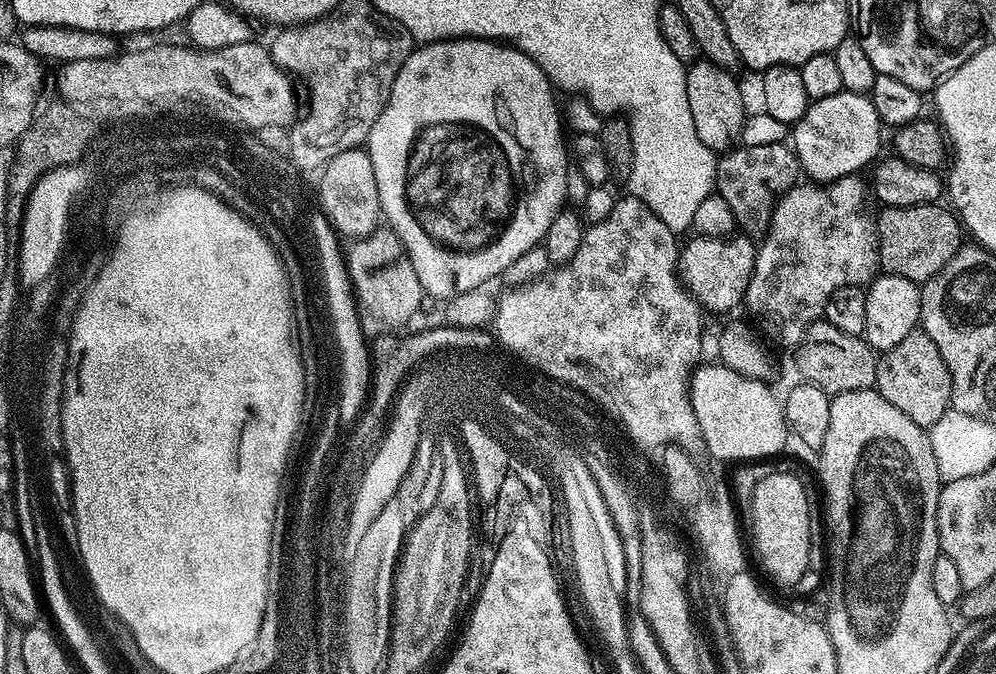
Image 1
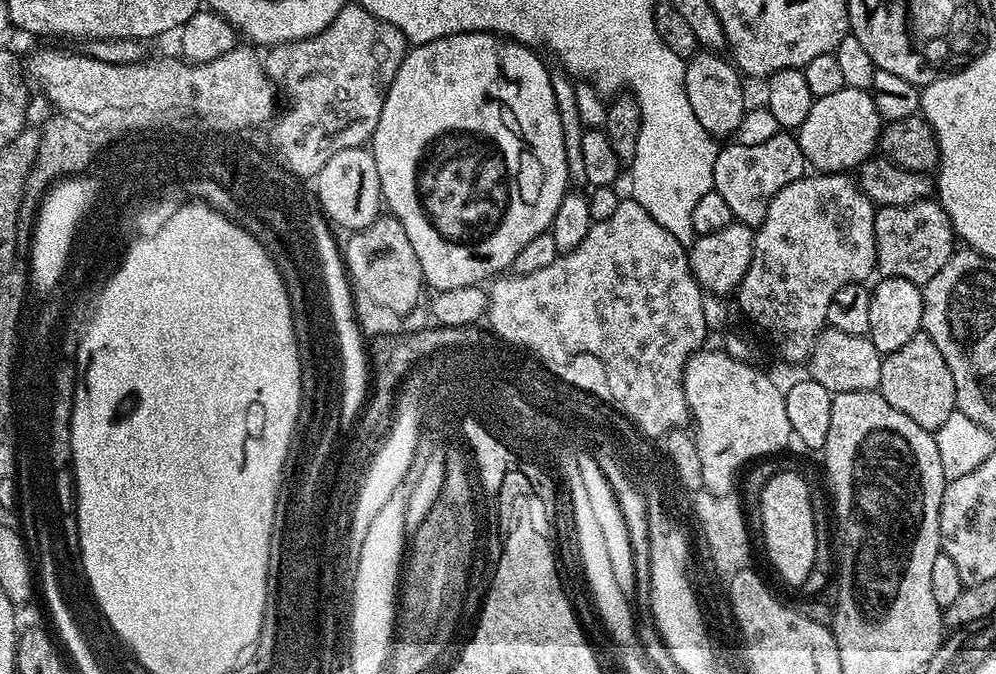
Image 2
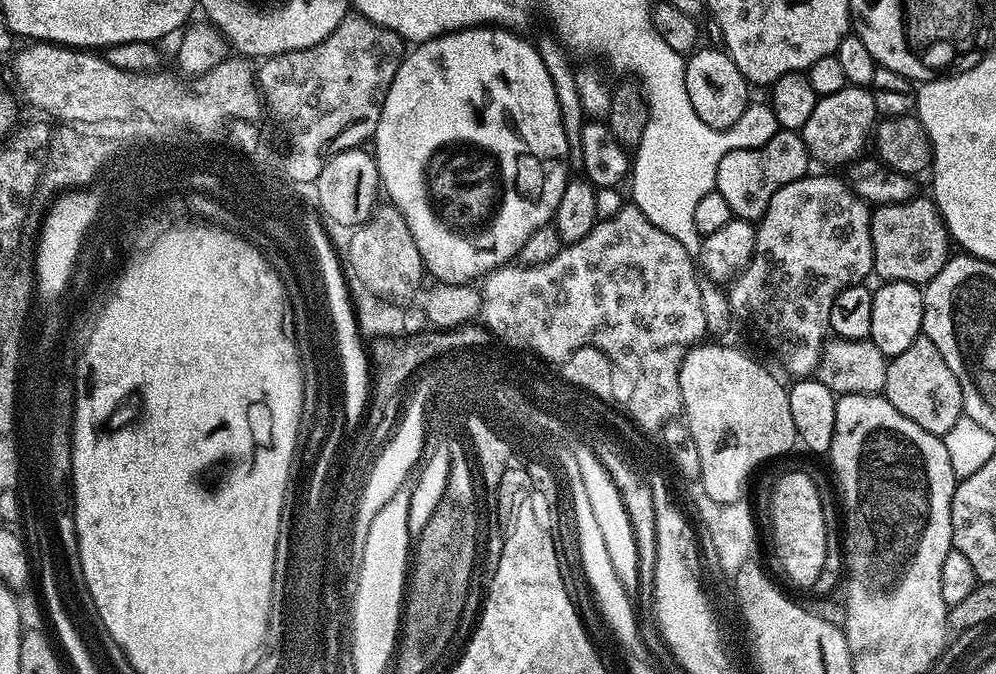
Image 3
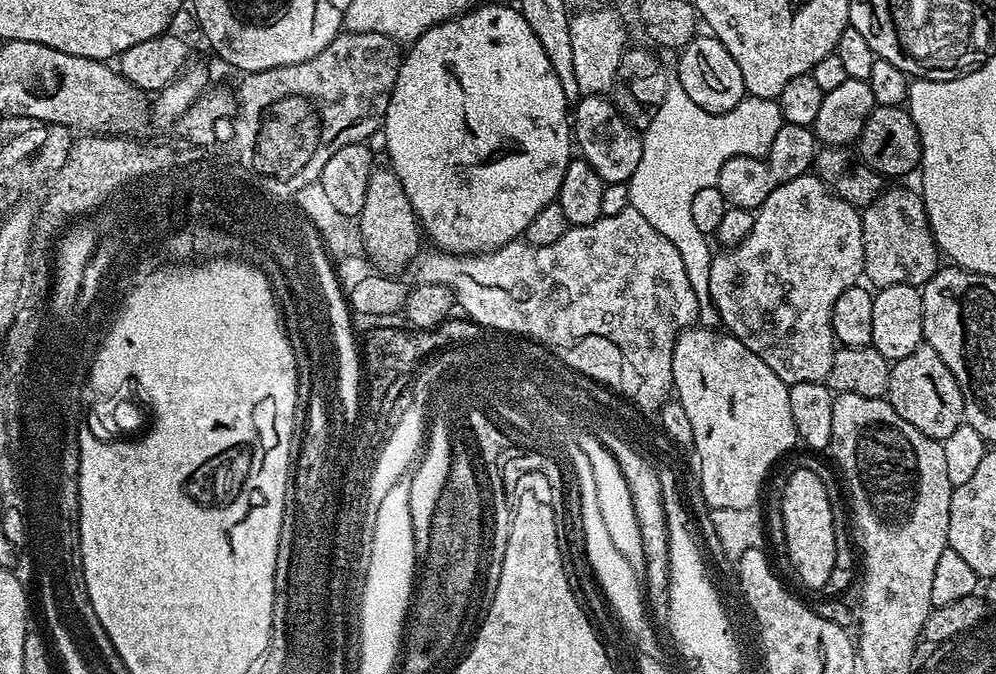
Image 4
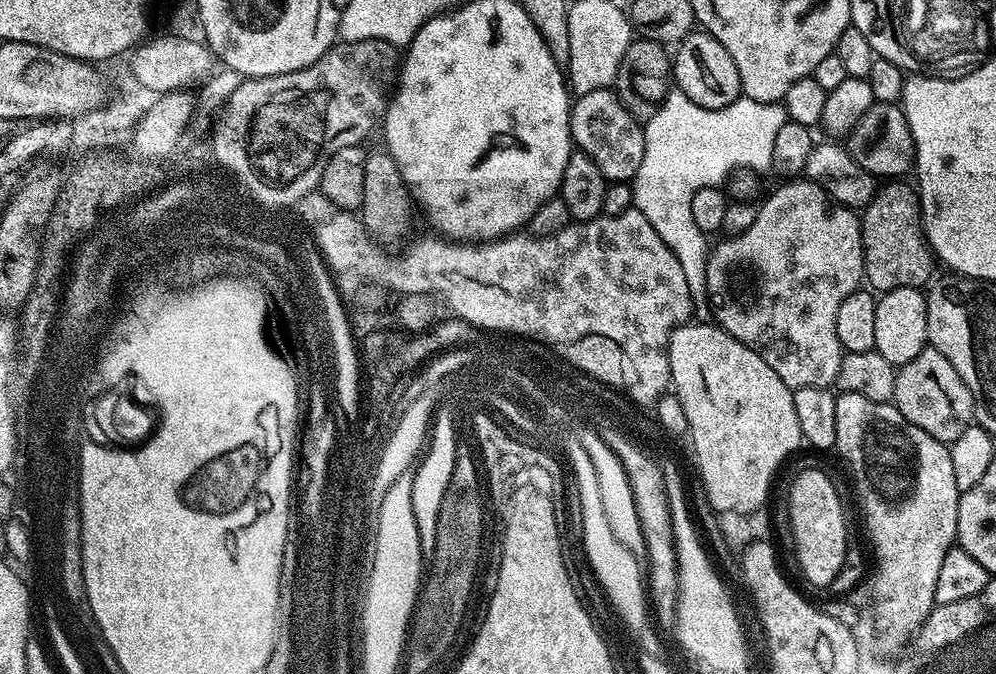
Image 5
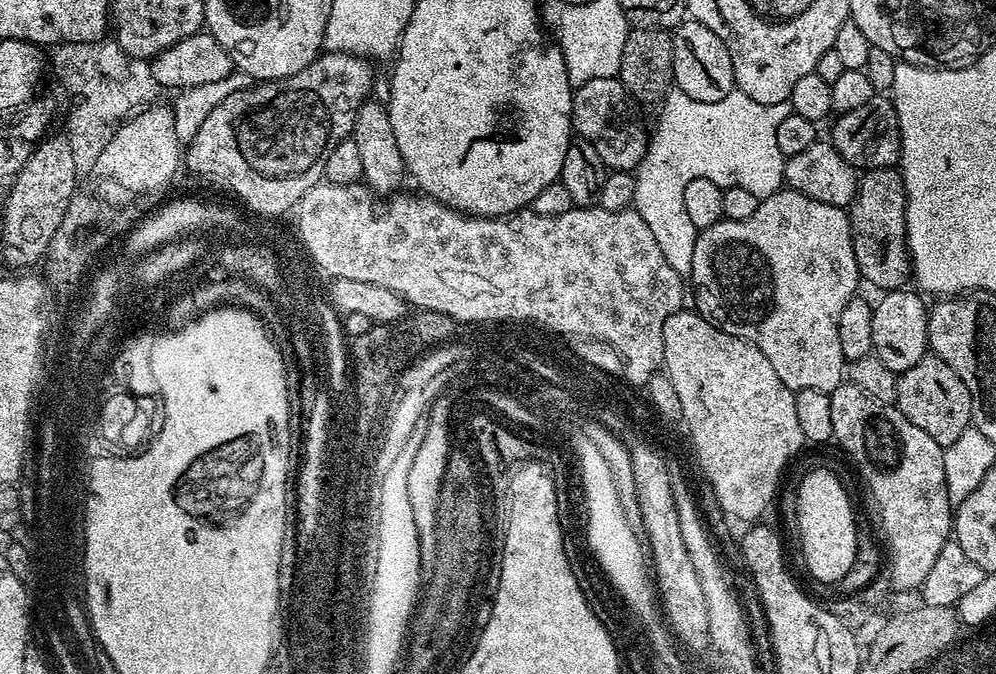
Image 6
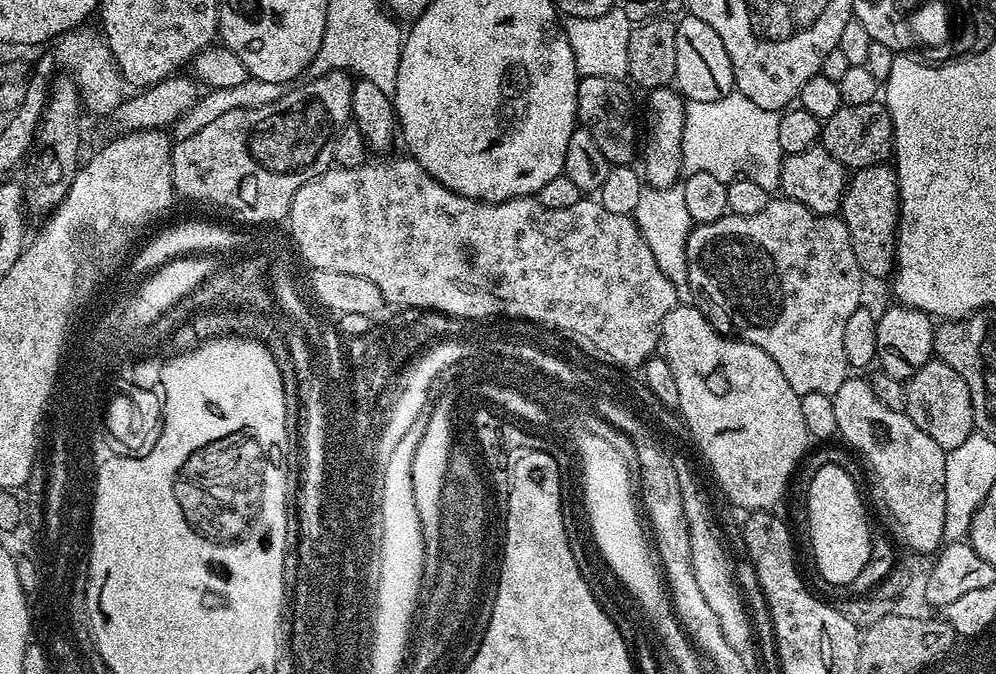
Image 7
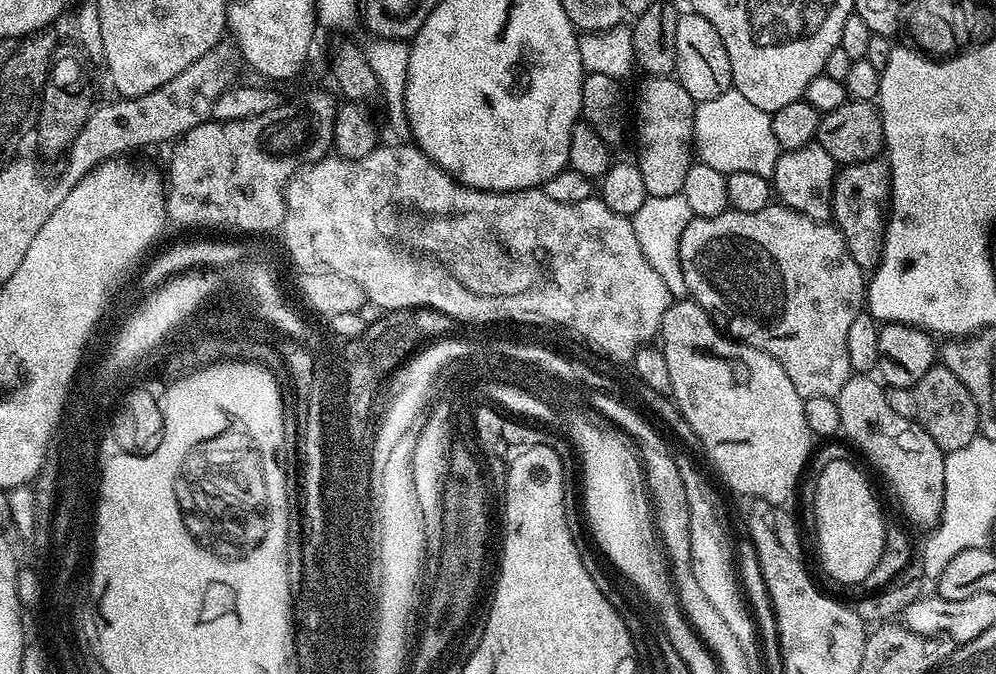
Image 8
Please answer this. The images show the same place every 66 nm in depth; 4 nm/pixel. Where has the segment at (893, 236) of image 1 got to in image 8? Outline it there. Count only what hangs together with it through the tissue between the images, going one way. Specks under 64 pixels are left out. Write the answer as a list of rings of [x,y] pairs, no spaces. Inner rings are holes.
[[[884,158],[841,167],[832,187],[832,220],[844,236],[850,258],[865,270],[880,265],[884,249],[884,227],[892,198],[892,170]]]

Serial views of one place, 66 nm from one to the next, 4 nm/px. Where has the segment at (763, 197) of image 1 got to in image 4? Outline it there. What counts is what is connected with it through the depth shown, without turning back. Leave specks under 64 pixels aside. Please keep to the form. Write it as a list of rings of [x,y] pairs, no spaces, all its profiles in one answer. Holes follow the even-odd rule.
[[[784,124],[779,128],[765,157],[735,156],[719,171],[716,187],[731,207],[755,211],[779,185],[805,175],[815,163],[818,141],[810,126]]]

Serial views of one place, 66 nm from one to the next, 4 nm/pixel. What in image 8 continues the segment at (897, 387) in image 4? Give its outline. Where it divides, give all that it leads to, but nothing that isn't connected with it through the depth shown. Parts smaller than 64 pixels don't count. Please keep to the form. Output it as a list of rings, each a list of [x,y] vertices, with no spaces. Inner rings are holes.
[[[934,366],[922,374],[922,378],[912,389],[914,406],[916,407],[916,423],[934,438],[934,442],[945,454],[966,446],[975,440],[980,431],[978,406],[974,406],[974,398],[970,398],[970,390],[962,386],[962,382],[953,372],[943,366]]]

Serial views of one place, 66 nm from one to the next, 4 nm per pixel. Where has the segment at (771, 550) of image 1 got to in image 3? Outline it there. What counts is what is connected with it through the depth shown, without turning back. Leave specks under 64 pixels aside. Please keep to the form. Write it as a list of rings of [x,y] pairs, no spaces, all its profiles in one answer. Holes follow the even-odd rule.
[[[807,471],[788,472],[777,478],[772,488],[772,540],[789,582],[811,590],[826,563],[826,518],[818,486]]]

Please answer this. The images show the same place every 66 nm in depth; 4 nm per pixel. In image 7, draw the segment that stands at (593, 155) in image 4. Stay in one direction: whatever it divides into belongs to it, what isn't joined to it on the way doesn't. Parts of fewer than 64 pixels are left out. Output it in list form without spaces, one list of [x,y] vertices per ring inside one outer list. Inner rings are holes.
[[[579,77],[578,102],[576,103],[576,115],[579,127],[590,130],[594,142],[602,149],[602,154],[614,166],[618,164],[632,164],[635,156],[638,156],[638,144],[636,148],[636,112],[632,109],[632,92],[627,88],[623,79],[610,77]]]

